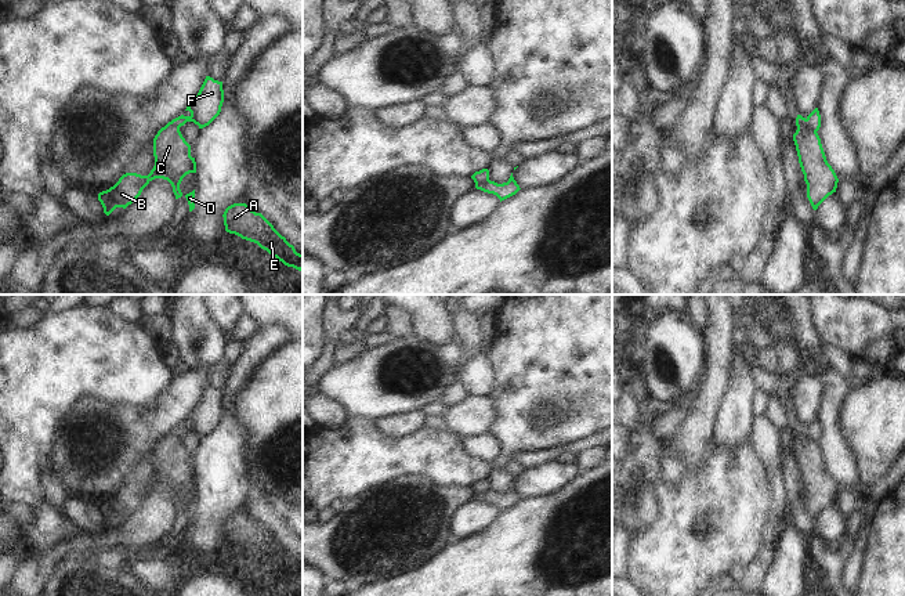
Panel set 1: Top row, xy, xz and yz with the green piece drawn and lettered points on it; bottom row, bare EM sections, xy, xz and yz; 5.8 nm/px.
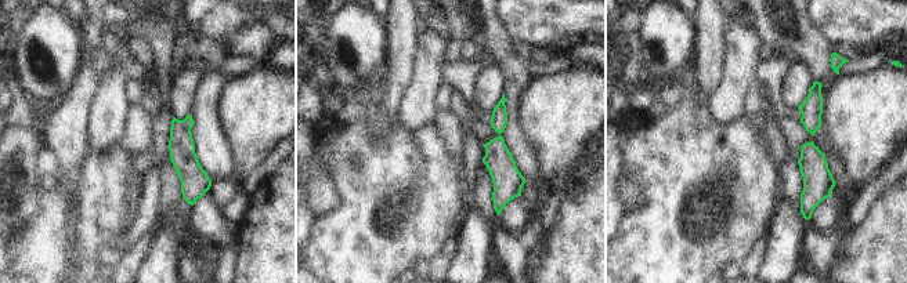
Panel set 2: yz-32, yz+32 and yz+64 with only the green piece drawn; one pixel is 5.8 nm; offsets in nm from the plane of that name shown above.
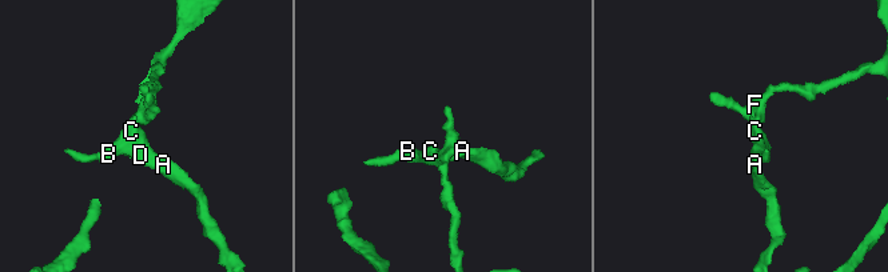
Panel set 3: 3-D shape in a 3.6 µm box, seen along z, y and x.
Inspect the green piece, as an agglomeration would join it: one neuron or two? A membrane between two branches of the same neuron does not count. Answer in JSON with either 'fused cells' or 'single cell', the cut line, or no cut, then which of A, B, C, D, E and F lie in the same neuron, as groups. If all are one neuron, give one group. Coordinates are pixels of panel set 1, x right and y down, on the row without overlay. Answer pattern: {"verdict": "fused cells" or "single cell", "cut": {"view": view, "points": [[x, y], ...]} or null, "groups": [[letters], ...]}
{"verdict": "fused cells", "cut": {"view": "yz", "points": [[806, 429], [806, 433], [815, 441]]}, "groups": [["A", "B", "C", "D", "E"], ["F"]]}

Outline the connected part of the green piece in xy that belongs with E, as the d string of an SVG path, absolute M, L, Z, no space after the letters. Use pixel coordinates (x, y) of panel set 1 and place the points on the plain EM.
M234 513L225 519L222 527L227 542L257 553L287 577L303 579L303 564L261 523L246 513Z

